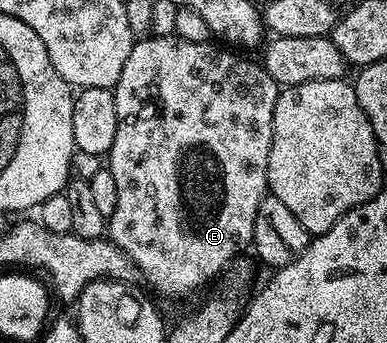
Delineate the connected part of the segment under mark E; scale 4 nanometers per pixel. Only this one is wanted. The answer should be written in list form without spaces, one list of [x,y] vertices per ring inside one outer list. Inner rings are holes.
[[[174,33],[167,34],[140,37],[133,42],[130,57],[126,57],[126,66],[122,68],[122,77],[118,77],[114,88],[118,109],[118,133],[114,133],[114,145],[106,156],[106,170],[114,173],[114,181],[118,185],[118,209],[114,209],[114,213],[107,216],[106,235],[114,245],[118,245],[118,249],[126,252],[134,265],[138,265],[143,282],[148,282],[158,294],[188,295],[191,291],[198,290],[207,279],[215,280],[232,260],[243,252],[240,250],[252,243],[254,217],[258,213],[258,205],[268,191],[268,158],[274,105],[282,88],[257,60],[255,63],[252,59],[243,59],[240,56],[243,54],[223,46],[212,47],[211,42],[182,41]]]

